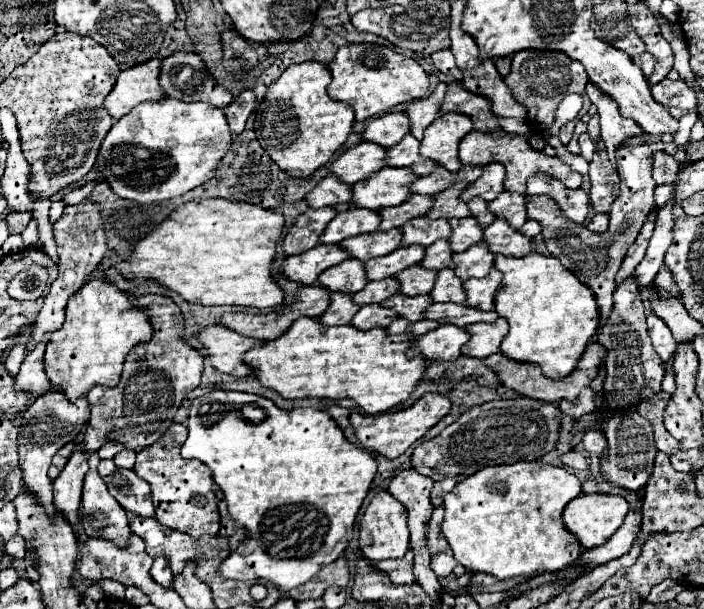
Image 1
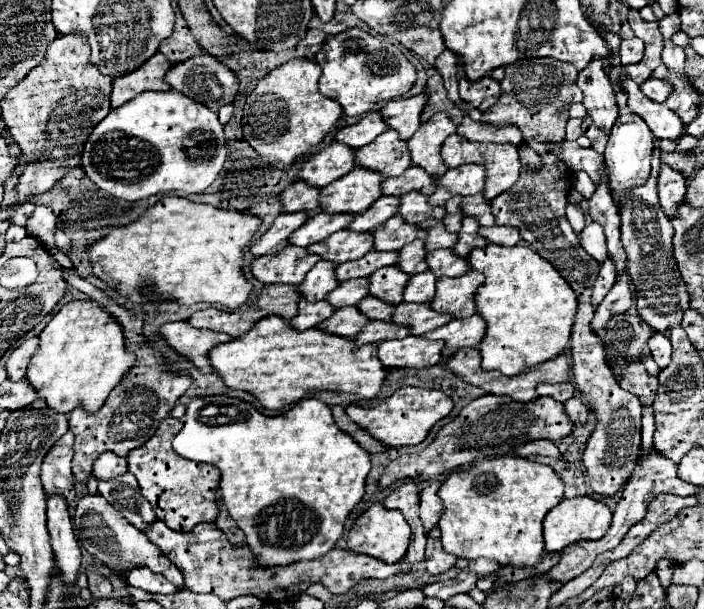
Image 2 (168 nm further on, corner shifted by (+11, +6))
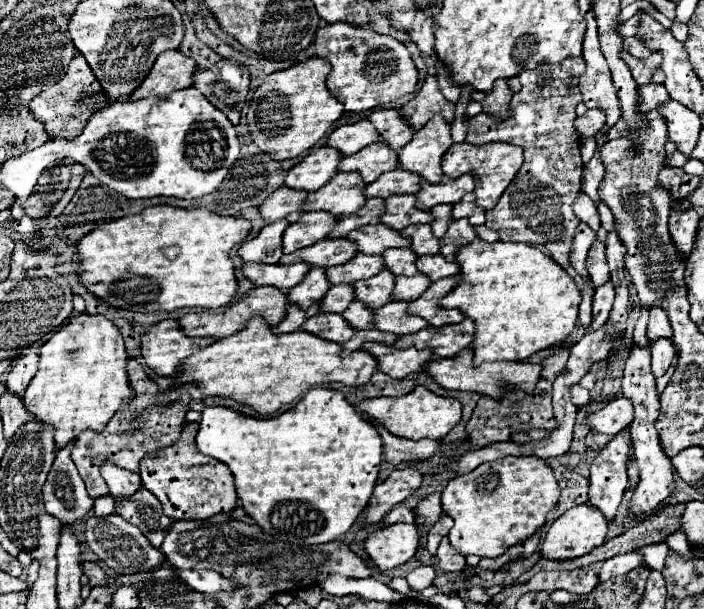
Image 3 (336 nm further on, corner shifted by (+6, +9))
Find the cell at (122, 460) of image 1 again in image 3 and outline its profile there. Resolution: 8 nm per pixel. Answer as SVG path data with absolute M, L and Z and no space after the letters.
M109 462L101 468L101 474L103 474L115 502L119 502L121 498L133 496L143 486L139 474L129 472L129 470L121 470L119 466L109 466Z

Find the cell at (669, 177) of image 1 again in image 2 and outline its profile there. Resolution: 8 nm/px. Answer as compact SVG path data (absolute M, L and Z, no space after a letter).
M666 163L660 165L660 175L658 175L658 195L660 195L660 205L668 217L676 215L676 209L680 205L680 197L684 197L686 189L686 177Z

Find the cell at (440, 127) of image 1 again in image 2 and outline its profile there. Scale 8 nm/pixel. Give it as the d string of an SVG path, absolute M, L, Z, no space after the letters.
M438 113L430 121L422 123L420 129L408 139L412 163L426 169L430 175L444 175L448 167L440 155L440 149L444 139L452 133L456 133L456 125L444 113Z

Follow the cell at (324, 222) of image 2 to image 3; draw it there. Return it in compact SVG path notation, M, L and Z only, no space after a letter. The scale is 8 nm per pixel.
M305 212L299 222L289 224L283 234L283 254L291 254L299 248L307 248L313 242L325 238L335 226L335 218L325 212Z

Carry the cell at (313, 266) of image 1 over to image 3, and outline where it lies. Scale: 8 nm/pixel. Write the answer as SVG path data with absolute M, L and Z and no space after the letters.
M303 262L297 266L281 266L281 264L243 264L243 276L249 278L255 286L275 286L279 290L291 290L297 286L307 274L309 266Z

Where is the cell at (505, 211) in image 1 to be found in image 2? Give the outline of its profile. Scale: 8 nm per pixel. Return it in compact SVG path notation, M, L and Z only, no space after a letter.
M476 193L476 195L470 195L470 197L464 197L462 199L462 209L466 215L472 215L480 221L482 227L490 227L490 225L496 225L496 219L492 215L492 207L490 207L490 201L484 199L482 193Z

